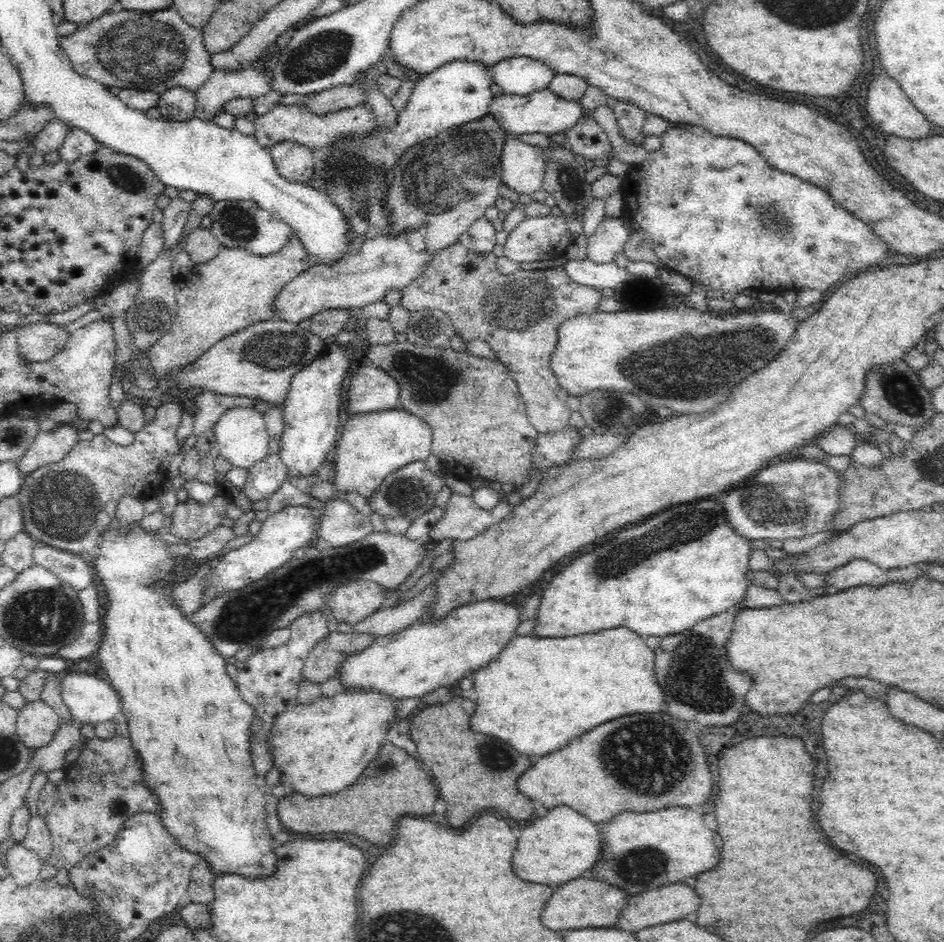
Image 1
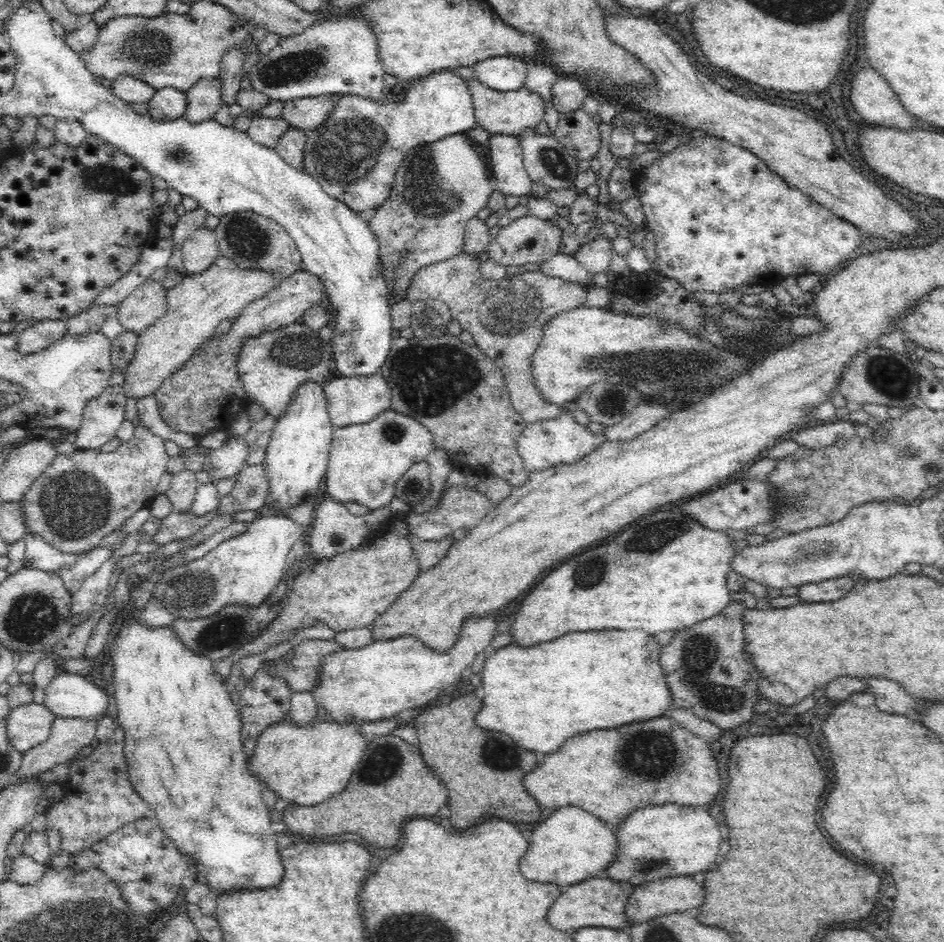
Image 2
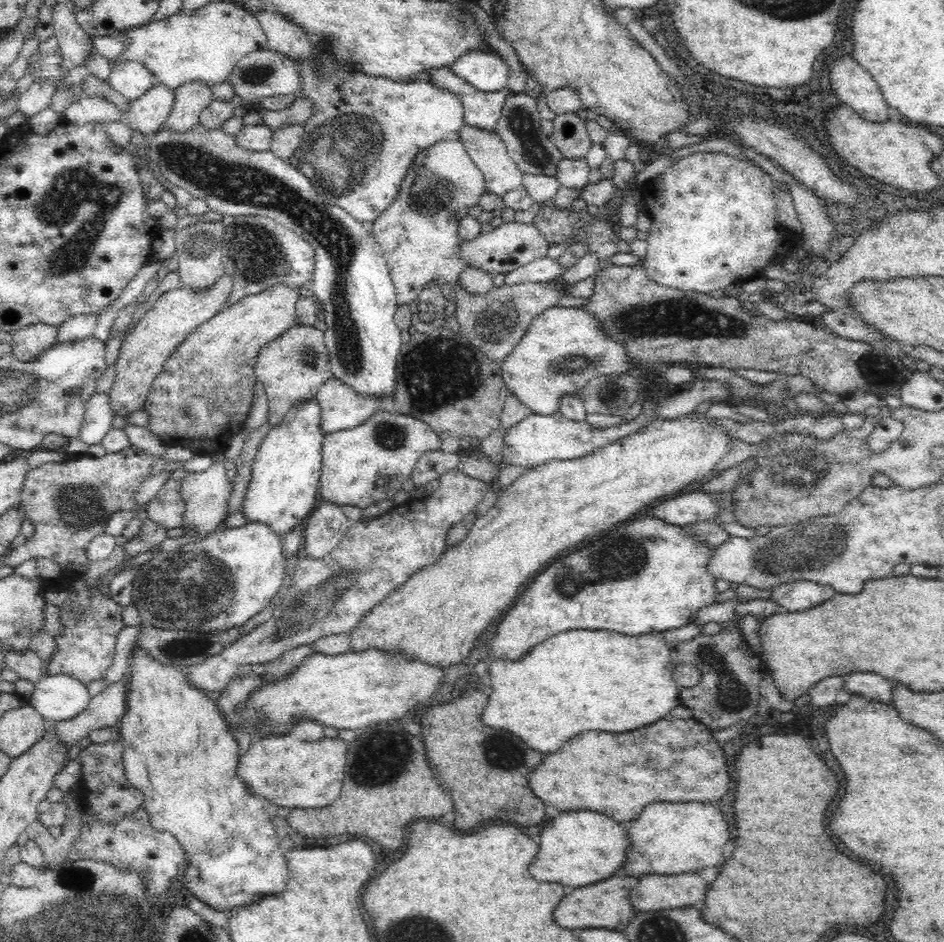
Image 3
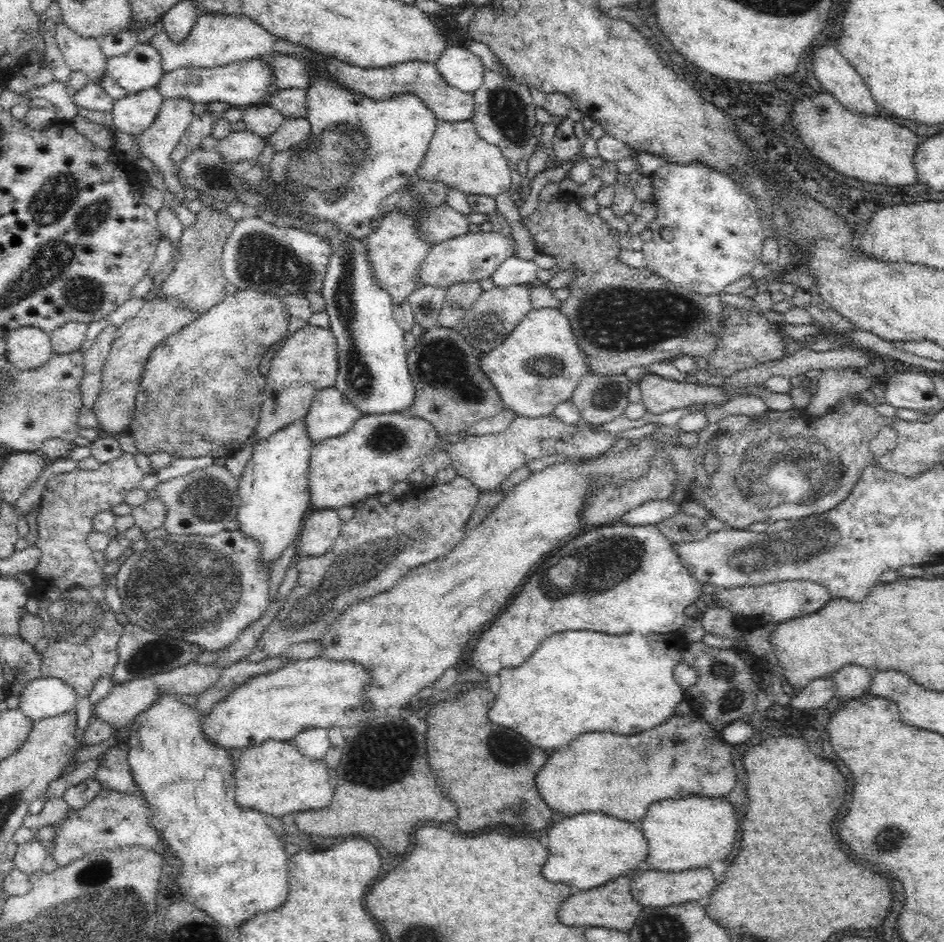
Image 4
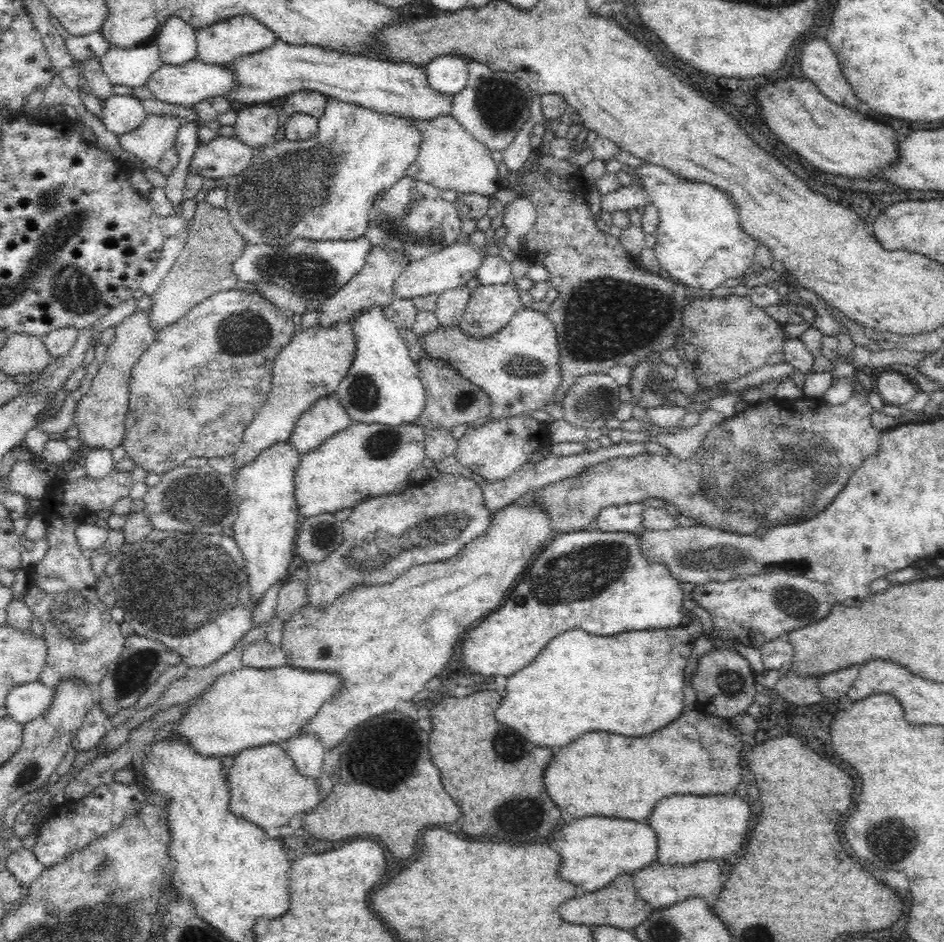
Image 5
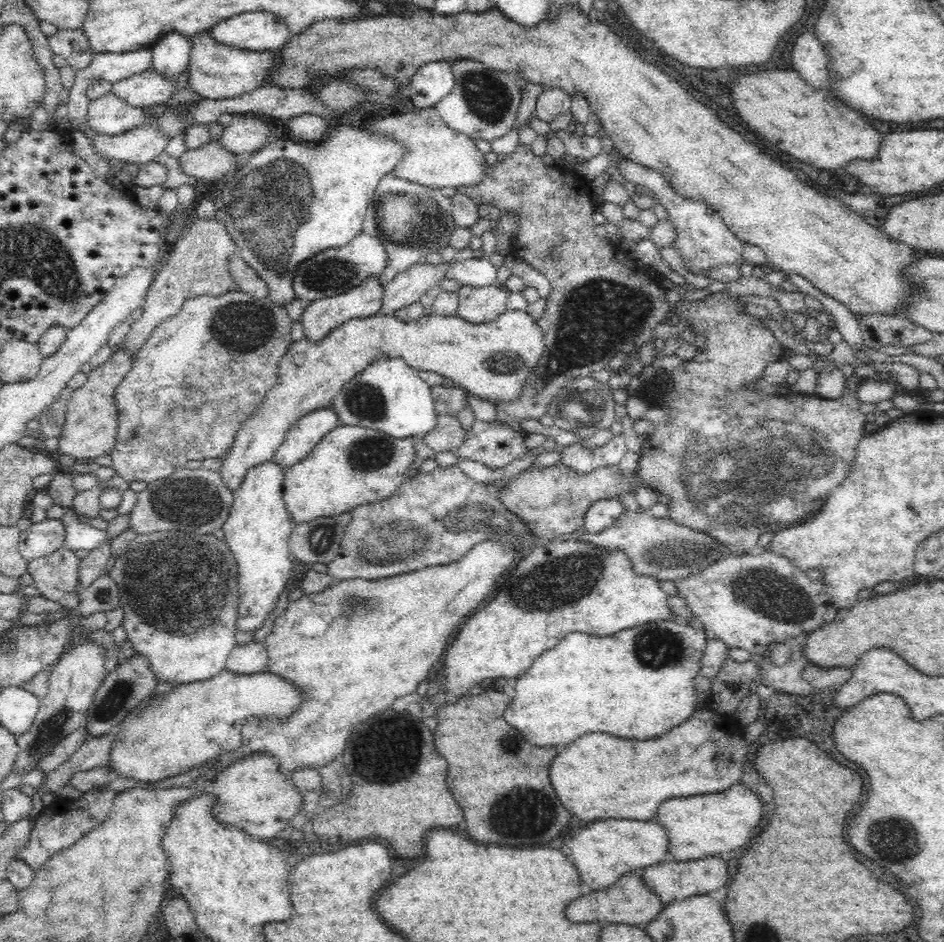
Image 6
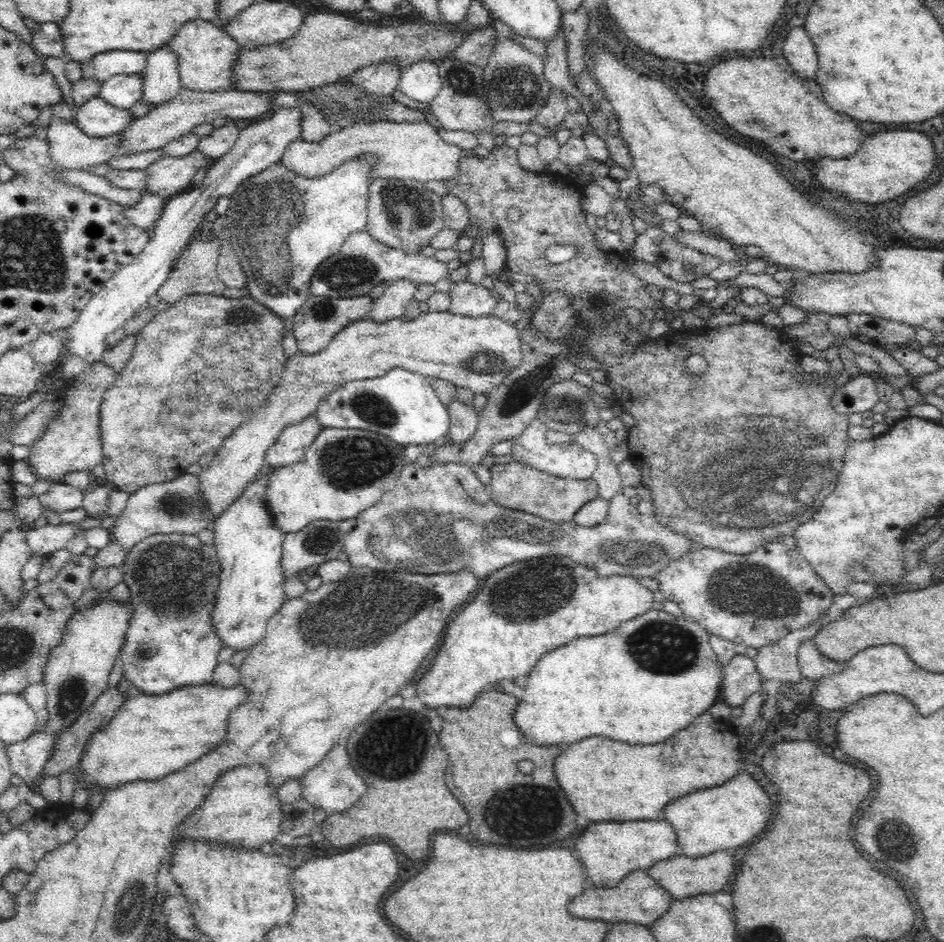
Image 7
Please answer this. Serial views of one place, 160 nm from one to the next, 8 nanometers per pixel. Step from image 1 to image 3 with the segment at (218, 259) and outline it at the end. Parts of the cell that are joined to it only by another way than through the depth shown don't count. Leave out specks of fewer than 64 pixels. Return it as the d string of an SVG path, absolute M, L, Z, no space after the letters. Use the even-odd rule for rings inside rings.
M222 272L216 282L204 290L194 290L181 286L165 292L147 314L131 329L124 338L119 356L114 364L116 380L109 392L110 406L114 414L129 416L144 406L153 381L160 372L164 372L166 359L182 344L186 337L194 332L202 323L214 318L225 308L225 304L233 291L232 277Z

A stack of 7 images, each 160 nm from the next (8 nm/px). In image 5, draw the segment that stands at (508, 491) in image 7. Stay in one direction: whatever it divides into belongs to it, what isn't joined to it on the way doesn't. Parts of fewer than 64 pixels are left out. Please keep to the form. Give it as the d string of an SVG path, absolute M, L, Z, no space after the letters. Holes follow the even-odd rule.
M748 294L696 299L688 303L685 311L682 311L682 325L682 339L691 342L698 350L698 361L694 364L695 374L703 388L740 379L764 365L785 362L783 346L788 335L784 325L770 317L763 308L756 307ZM855 392L854 396L844 404L839 405L828 404L822 397L812 398L804 396L800 401L788 401L773 397L769 401L749 405L743 412L736 413L732 418L728 418L714 426L714 428L711 428L706 432L701 447L688 460L674 457L672 453L656 455L649 452L636 456L611 458L584 469L576 476L566 477L564 480L560 480L560 482L537 488L529 495L533 495L533 500L547 510L547 514L551 518L552 528L557 533L578 532L590 529L603 508L639 503L649 498L661 498L670 505L674 504L674 506L678 507L681 514L688 516L688 518L694 518L696 522L700 522L704 526L738 534L753 534L757 528L768 529L774 528L775 525L794 524L798 521L810 520L810 517L818 516L818 513L822 512L838 496L839 492L842 492L848 479L862 466L866 457L877 455L881 449L880 439L882 431L872 425L870 415L874 412L874 408L870 405L868 399L866 393L858 394L858 392Z

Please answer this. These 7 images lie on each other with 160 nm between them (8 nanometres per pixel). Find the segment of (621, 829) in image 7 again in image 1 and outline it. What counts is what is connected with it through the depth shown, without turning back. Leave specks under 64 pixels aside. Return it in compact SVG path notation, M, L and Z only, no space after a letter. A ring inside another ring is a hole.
M556 806L549 809L546 816L536 818L530 826L520 830L518 848L512 854L512 868L514 874L526 882L548 886L566 884L568 880L580 876L594 866L600 856L600 848L602 838L596 824L592 824L572 808Z

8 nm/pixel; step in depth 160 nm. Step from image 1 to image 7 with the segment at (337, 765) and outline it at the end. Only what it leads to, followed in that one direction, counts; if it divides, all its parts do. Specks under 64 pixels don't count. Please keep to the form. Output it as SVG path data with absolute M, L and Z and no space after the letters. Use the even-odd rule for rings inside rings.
M253 763L250 768L242 766L228 770L214 782L214 788L203 803L176 827L174 839L187 836L198 840L219 840L227 846L256 849L266 842L272 843L281 831L283 804L277 797L277 787L270 786L269 780L268 771L261 764Z

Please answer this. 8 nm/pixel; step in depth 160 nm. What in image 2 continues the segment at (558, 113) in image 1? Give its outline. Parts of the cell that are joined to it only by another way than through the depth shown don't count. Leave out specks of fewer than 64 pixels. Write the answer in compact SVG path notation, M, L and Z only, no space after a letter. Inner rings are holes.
M478 79L467 80L468 88L474 99L474 113L477 125L483 132L491 135L520 136L526 130L532 130L546 122L546 103L540 95L531 92L526 87L516 91L499 92L482 84Z

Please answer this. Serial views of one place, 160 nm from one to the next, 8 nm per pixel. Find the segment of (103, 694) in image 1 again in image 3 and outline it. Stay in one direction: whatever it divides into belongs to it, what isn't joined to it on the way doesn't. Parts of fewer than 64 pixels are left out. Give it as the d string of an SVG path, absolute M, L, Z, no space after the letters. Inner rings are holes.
M43 674L27 701L50 722L69 720L90 708L87 685L70 675Z

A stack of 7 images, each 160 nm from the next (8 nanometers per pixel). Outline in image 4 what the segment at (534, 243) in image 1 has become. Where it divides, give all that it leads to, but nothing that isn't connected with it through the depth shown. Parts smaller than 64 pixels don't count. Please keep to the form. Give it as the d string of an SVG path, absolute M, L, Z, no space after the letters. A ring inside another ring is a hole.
M480 231L477 234L468 233L464 236L456 236L430 249L417 270L417 283L419 286L437 284L449 287L456 282L480 281L482 278L491 277L504 260L516 257L516 250L517 243L512 234L509 237L502 231Z

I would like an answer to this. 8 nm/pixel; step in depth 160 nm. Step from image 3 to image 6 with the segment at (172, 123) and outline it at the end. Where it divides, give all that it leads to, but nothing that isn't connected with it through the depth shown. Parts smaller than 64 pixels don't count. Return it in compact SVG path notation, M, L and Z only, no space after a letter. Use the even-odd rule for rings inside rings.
M149 121L115 136L98 133L93 146L100 157L122 160L135 167L153 162L165 152L169 142L170 137Z

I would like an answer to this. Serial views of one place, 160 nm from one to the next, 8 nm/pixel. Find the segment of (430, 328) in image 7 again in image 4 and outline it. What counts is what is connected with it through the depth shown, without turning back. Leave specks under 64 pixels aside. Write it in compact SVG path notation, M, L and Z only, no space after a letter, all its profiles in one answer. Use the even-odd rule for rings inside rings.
M559 308L532 309L525 317L523 317L521 323L518 324L518 326L502 341L502 344L500 344L499 347L493 348L489 351L483 351L479 361L480 370L484 370L487 378L491 381L491 385L500 393L504 406L513 410L517 416L526 416L528 418L548 416L549 414L552 414L561 402L571 400L573 390L578 386L580 380L582 380L584 376L592 374L592 370L589 370L589 358L583 353L578 341L575 340L570 319L567 316L564 316L562 312L559 311ZM306 323L293 334L288 334L284 344L275 350L270 360L270 370L265 377L261 415L255 430L258 443L276 430L300 420L309 411L318 390L335 386L338 373L338 353L332 331Z

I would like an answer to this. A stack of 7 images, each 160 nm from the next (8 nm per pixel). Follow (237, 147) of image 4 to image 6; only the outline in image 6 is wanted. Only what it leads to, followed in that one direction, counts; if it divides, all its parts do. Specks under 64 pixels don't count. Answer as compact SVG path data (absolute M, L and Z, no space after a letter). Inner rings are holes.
M215 141L198 149L188 149L179 162L184 173L204 186L220 183L239 170L238 156Z

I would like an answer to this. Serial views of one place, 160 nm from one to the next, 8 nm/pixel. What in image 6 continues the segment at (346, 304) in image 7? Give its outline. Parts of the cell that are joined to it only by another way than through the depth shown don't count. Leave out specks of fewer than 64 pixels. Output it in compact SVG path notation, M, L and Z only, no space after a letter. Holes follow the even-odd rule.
M370 274L364 282L358 286L327 299L313 300L304 310L301 320L304 327L304 335L312 342L320 342L324 336L330 334L334 328L348 322L350 319L368 318L378 314L382 306L383 284L379 280L379 274Z

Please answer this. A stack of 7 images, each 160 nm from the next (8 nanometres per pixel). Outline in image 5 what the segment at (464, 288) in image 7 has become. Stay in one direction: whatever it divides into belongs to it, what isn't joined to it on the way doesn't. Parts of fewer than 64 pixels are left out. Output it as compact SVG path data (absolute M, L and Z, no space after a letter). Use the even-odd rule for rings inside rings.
M513 283L498 285L481 285L471 290L470 300L459 322L460 331L476 339L491 337L506 326L513 316L523 308L520 290Z

